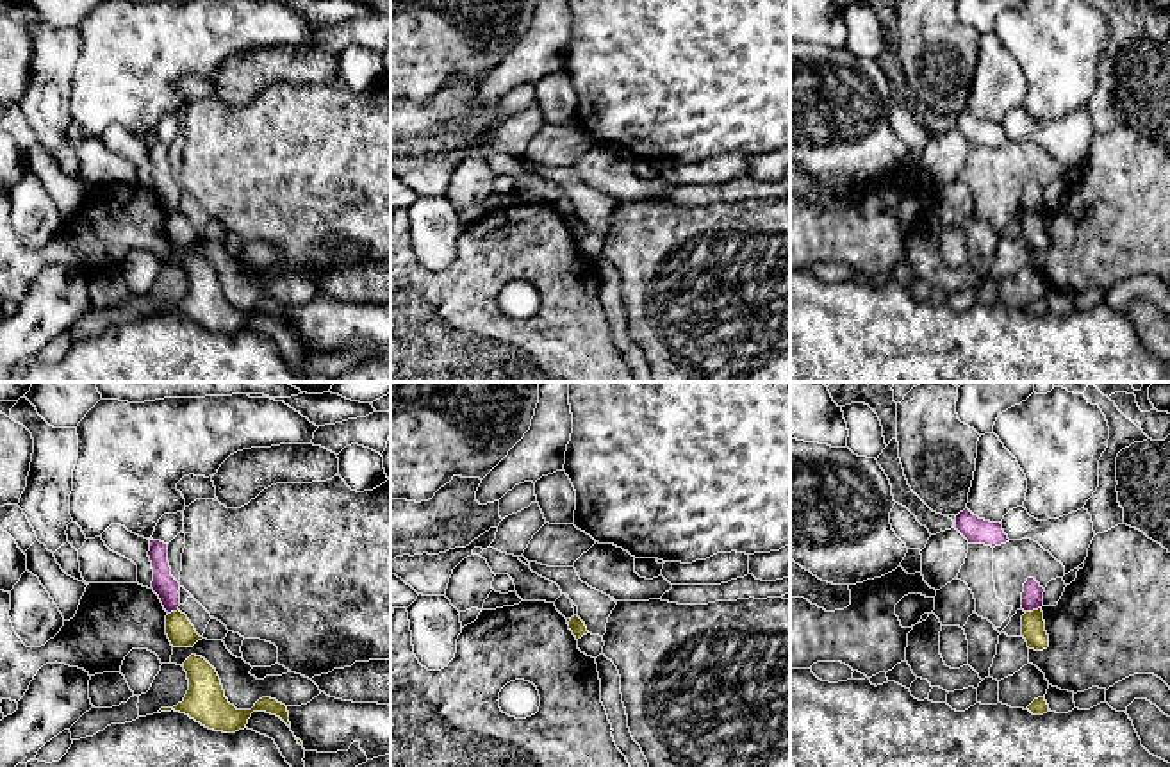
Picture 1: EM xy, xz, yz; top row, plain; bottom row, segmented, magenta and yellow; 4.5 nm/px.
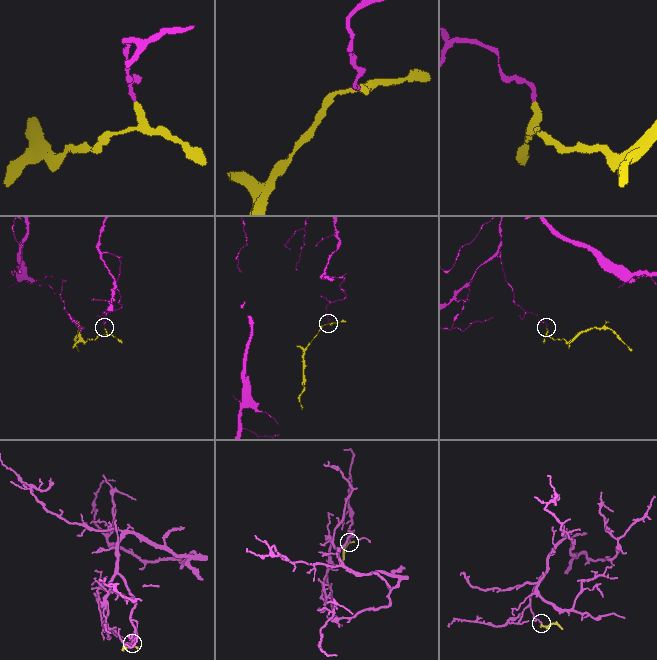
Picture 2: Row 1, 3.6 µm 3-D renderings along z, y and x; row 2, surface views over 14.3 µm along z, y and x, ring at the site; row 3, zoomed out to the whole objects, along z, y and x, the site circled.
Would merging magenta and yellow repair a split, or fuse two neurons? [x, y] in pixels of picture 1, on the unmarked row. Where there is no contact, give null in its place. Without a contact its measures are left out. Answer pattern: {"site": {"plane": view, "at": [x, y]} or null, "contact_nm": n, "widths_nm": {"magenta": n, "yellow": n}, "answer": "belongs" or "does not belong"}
{"site": {"plane": "yz", "at": [1033, 209]}, "contact_nm": 80, "widths_nm": {"magenta": 100, "yellow": 110}, "answer": "does not belong"}

